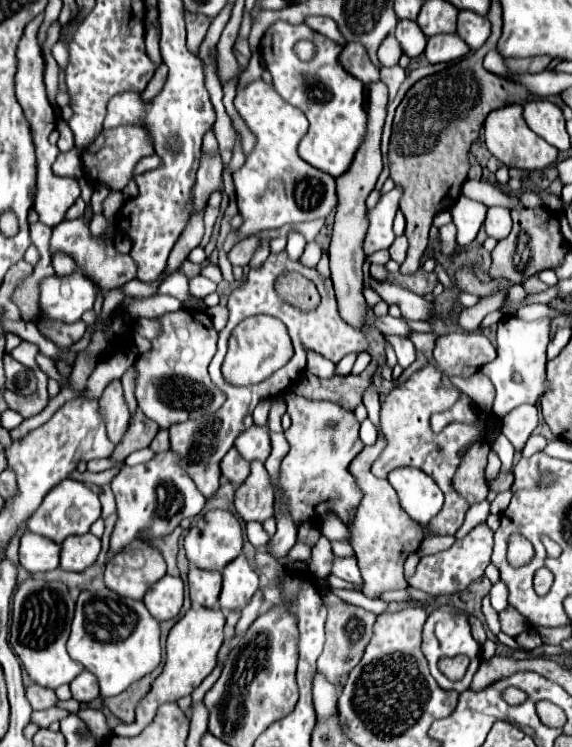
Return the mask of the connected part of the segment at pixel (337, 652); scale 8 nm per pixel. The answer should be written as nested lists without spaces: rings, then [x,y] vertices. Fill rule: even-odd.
[[[324,593],[324,601],[328,607],[328,619],[326,619],[326,645],[322,655],[318,657],[318,671],[338,689],[342,691],[346,675],[350,675],[352,667],[358,665],[358,661],[364,655],[366,643],[370,643],[374,635],[374,623],[376,615],[372,611],[366,611],[362,607],[350,605],[336,597],[334,593]]]

